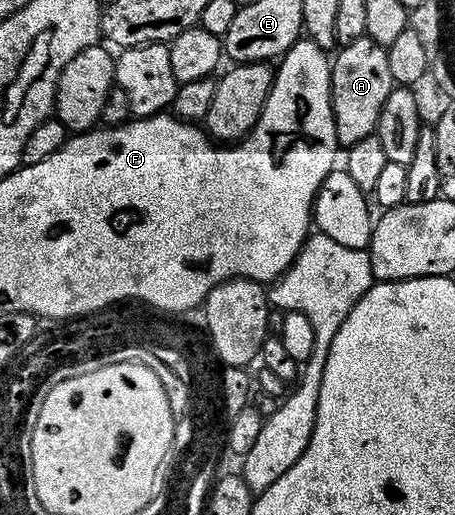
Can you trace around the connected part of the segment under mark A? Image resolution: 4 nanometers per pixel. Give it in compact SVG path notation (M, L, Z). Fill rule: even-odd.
M365 36L354 40L354 44L339 47L335 54L330 62L334 132L337 143L347 148L376 133L376 125L382 116L382 104L386 104L386 96L390 96L394 83L390 76L387 49L370 37Z

